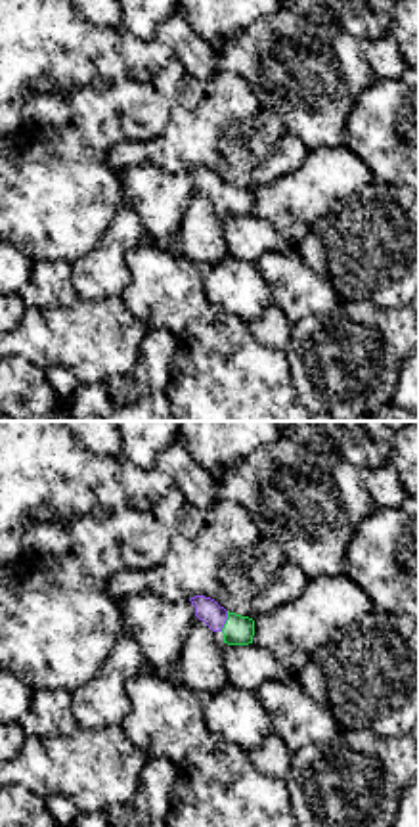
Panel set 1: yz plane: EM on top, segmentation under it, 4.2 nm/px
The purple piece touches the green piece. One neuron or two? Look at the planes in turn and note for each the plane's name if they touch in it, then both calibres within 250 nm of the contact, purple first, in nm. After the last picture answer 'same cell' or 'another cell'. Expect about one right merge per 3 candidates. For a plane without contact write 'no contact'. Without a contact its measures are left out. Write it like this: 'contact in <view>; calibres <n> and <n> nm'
contact in yz; calibres 100 and 130 nm

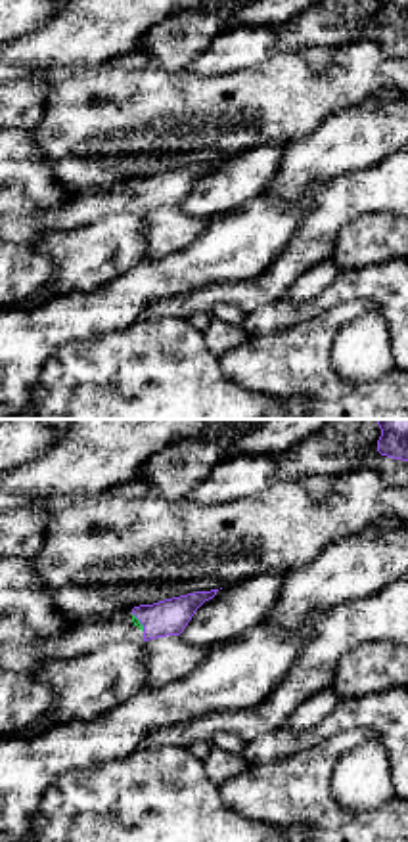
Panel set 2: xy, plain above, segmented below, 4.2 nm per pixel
contact in xy; calibres 150 and 30 nm

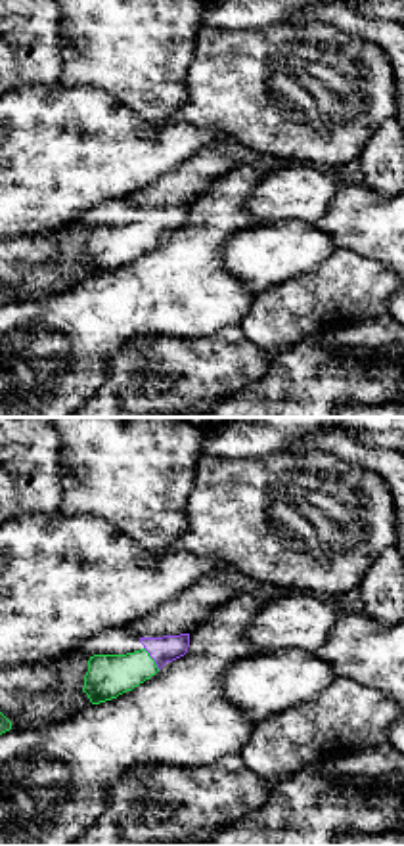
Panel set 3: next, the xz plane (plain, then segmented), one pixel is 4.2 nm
contact in xz; calibres 110 and 180 nm

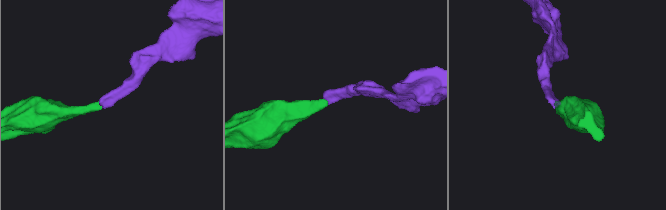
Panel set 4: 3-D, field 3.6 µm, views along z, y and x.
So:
same cell

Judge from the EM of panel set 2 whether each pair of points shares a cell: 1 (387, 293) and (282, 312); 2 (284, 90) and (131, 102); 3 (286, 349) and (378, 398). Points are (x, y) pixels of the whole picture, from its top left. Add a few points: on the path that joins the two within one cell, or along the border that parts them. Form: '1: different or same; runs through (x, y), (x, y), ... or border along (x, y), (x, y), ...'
1: same; runs through (361, 288), (345, 288), (309, 309)
2: same; runs through (246, 102), (169, 102)
3: same; runs through (309, 372), (336, 398), (355, 398)

